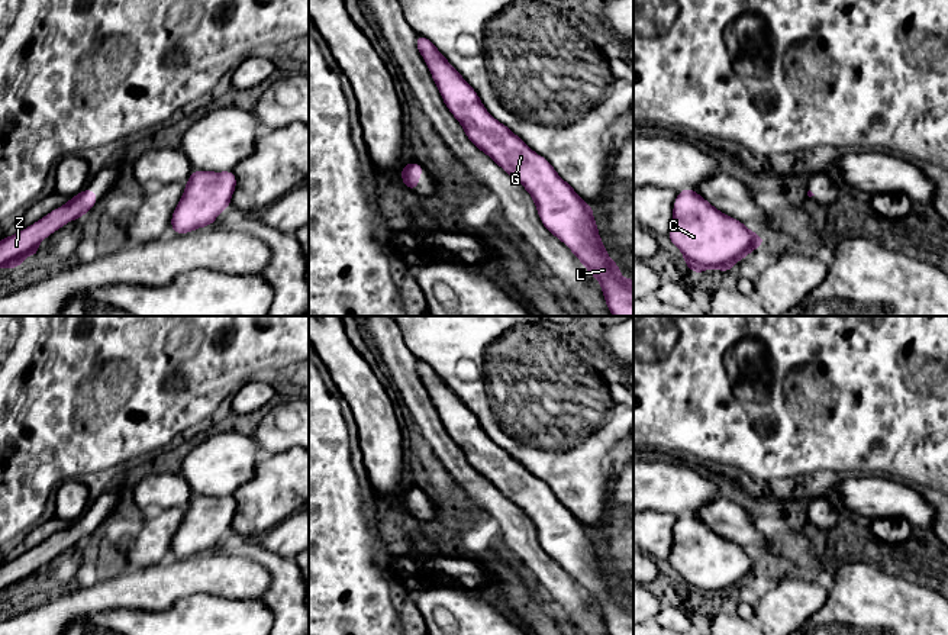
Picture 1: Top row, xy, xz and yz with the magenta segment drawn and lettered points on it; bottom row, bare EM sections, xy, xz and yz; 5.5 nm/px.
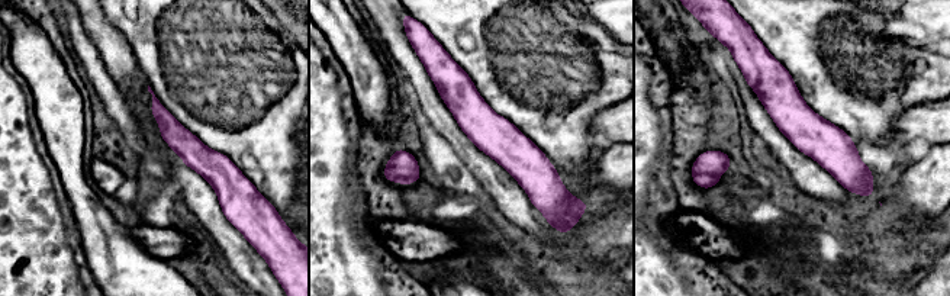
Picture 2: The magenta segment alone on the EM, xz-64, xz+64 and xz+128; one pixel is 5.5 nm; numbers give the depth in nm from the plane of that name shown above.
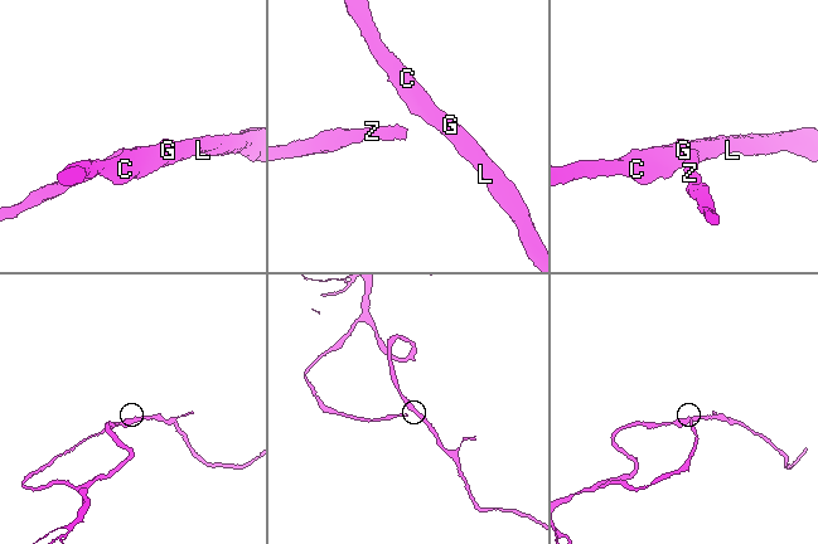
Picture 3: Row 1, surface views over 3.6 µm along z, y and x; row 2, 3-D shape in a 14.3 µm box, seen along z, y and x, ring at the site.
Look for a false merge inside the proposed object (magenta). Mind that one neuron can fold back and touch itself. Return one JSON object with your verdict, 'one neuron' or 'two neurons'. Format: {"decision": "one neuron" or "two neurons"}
{"decision": "one neuron"}

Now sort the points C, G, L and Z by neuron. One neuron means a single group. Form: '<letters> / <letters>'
C G L Z

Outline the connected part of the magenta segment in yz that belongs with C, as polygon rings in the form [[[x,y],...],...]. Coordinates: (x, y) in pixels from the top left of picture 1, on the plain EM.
[[[694,513],[678,516],[667,561],[683,577],[687,593],[697,599],[706,593],[728,597],[741,583],[765,570],[764,561],[719,536]]]

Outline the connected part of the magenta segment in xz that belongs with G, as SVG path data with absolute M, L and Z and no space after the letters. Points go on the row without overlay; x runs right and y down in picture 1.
M417 360L416 371L431 394L445 431L461 448L468 464L526 513L536 529L544 551L573 576L593 603L600 606L609 635L633 635L633 606L623 603L619 599L620 590L609 583L593 542L593 532L557 499L548 484L535 478L519 461L486 435L474 413L426 361Z

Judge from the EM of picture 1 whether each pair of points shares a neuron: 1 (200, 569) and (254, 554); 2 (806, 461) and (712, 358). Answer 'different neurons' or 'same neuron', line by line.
1: different neurons
2: same neuron

